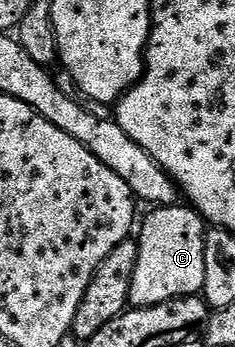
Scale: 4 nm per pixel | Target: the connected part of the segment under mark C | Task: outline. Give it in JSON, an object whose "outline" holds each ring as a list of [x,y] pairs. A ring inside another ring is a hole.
{"outline":[[[183,203],[155,207],[148,213],[151,214],[144,221],[142,218],[137,229],[139,254],[137,267],[133,271],[130,304],[134,308],[144,309],[178,297],[202,294],[208,230],[202,215],[194,207]]]}

